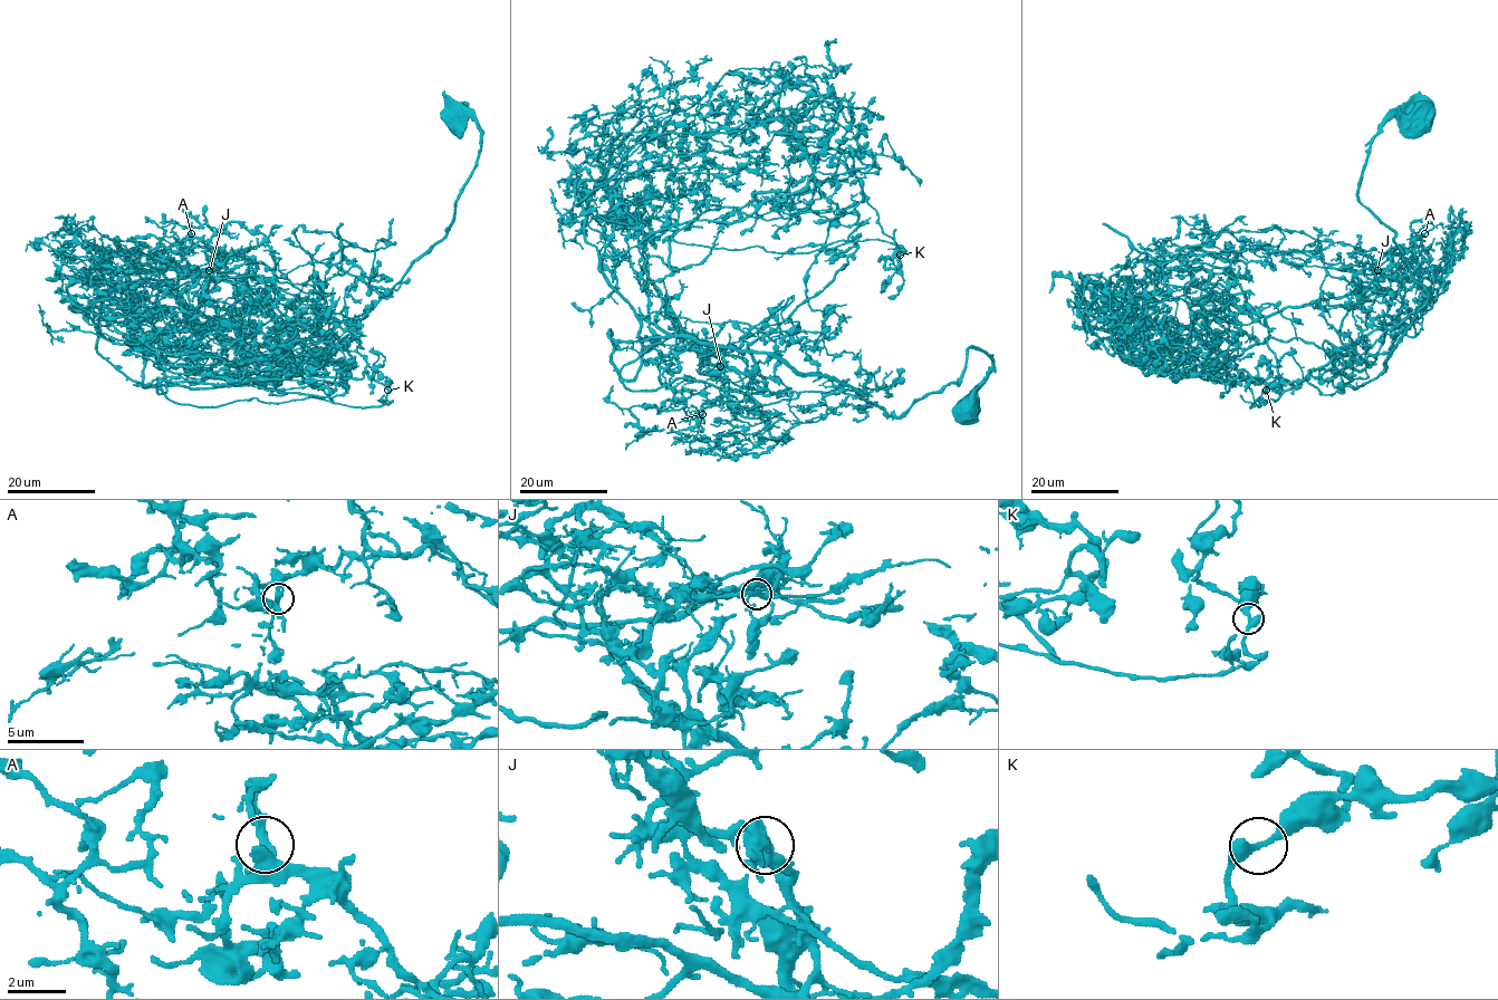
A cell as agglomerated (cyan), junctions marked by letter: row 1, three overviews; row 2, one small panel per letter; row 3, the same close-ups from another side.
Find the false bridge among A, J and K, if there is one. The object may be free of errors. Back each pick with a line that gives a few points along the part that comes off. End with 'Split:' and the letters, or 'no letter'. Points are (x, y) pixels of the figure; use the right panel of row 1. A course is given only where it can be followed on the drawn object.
Split: no letter

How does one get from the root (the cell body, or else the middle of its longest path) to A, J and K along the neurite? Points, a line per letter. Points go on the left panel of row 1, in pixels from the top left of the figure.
A: (455, 116), (480, 152), (451, 228), (270, 381), (140, 385), (97, 351), (102, 294), (217, 266), (191, 233)
J: (455, 116), (480, 152), (451, 228), (322, 354), (189, 388), (97, 351), (102, 294), (209, 270)
K: (455, 116), (480, 152), (451, 228), (322, 354), (252, 385), (145, 387), (133, 339), (181, 404), (387, 391)

